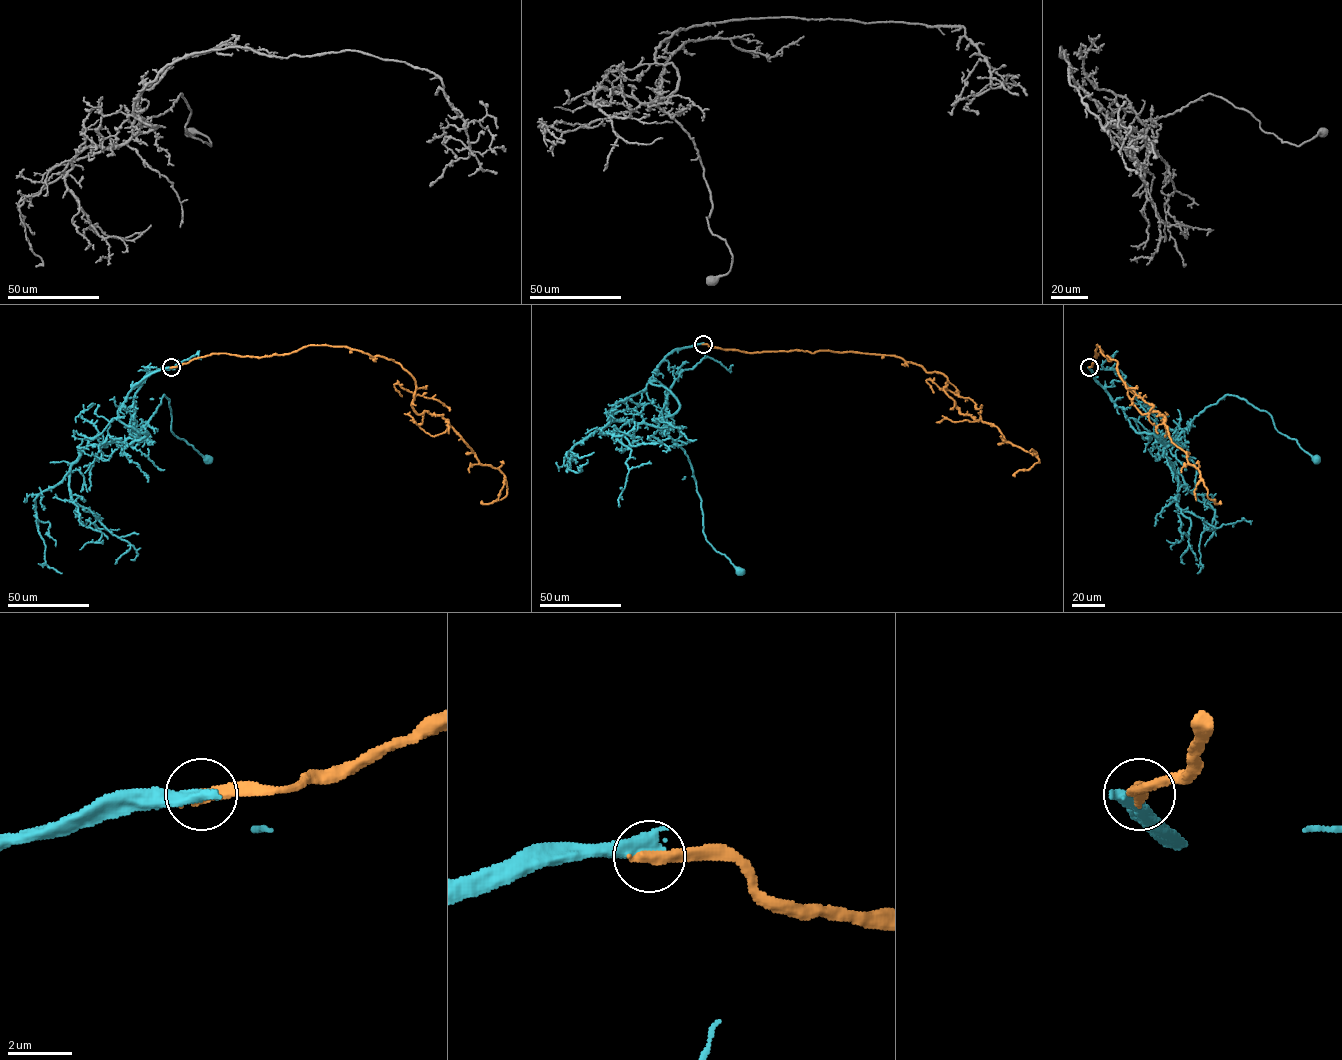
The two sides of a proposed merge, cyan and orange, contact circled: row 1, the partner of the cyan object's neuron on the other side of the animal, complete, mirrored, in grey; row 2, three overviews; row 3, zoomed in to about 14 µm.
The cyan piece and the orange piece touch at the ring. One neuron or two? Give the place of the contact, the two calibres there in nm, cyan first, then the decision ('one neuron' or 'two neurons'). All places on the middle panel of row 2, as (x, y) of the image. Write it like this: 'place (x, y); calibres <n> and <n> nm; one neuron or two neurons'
place (703, 344); calibres 500 and 460 nm; two neurons

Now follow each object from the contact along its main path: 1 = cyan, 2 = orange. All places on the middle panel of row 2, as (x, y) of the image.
1: (703, 344), (664, 358), (675, 380), (664, 425), (691, 466), (706, 540), (739, 572)
2: (703, 344), (745, 352), (892, 355), (941, 372), (961, 413), (996, 426), (1007, 441), (1038, 457), (1013, 475)

